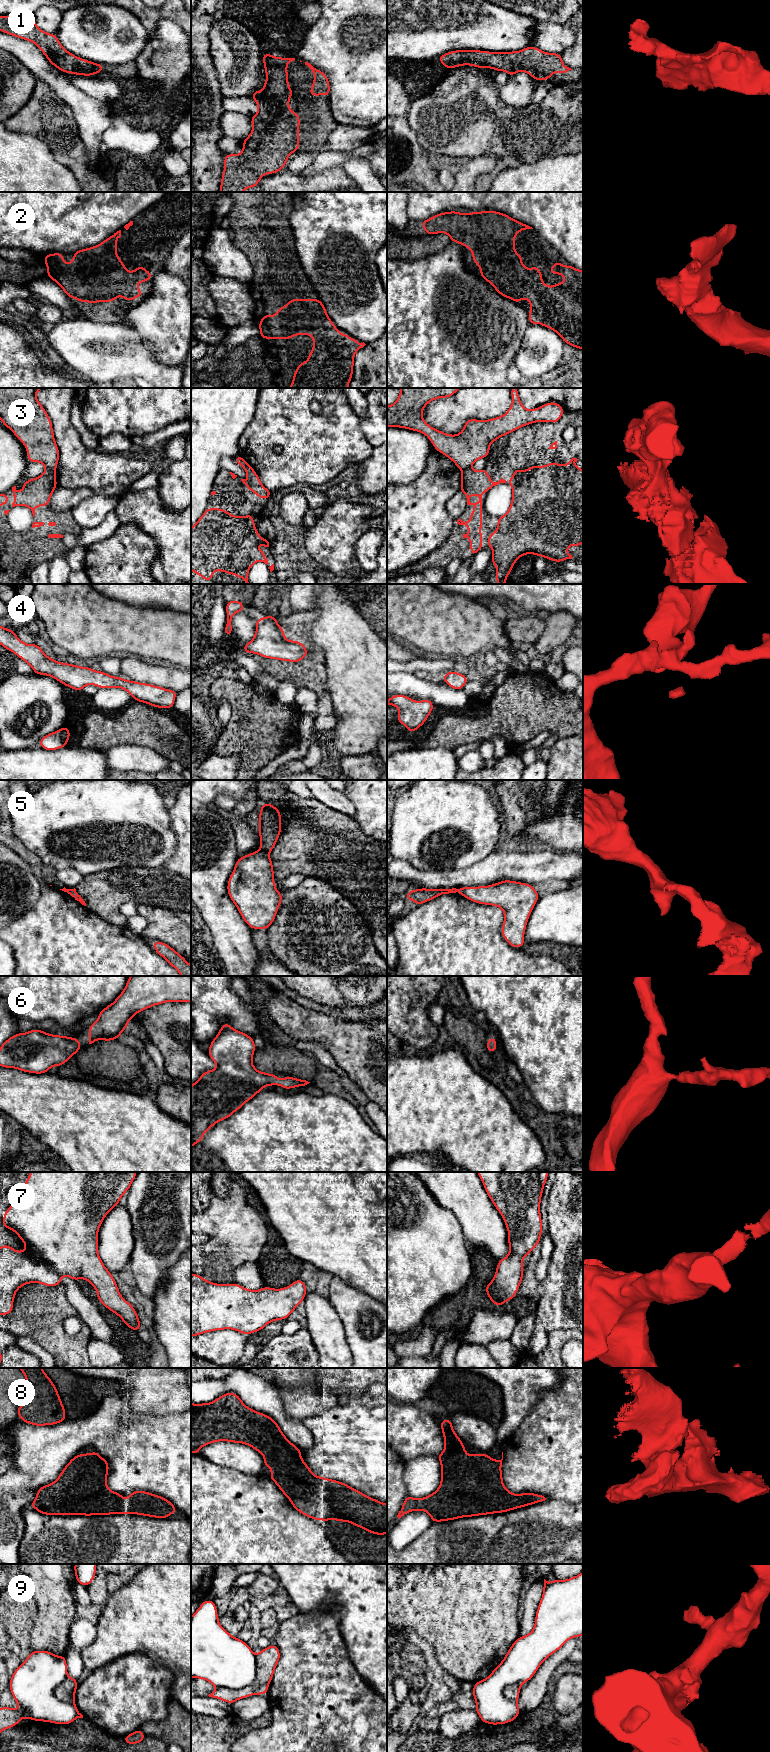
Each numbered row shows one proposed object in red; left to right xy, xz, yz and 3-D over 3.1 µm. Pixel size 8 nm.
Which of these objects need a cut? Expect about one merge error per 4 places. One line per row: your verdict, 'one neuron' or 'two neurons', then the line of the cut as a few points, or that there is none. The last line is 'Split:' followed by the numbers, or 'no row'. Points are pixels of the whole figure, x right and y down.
1: one neuron | no cut
2: one neuron | no cut
3: two neurons | xy (54, 469), (46, 471)
4: one neuron | no cut
5: two neurons | xz (261, 849), (267, 854)
6: one neuron | no cut
7: one neuron | no cut
8: one neuron | no cut
9: two neurons | xz (255, 1656), (256, 1679), (251, 1684), (239, 1689), (217, 1688)
Split: 3, 5, 9

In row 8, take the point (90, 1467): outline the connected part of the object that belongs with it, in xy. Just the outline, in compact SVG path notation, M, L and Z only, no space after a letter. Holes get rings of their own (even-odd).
M97 1451L91 1454L75 1455L64 1469L59 1477L51 1484L44 1485L37 1490L36 1498L30 1503L30 1506L44 1515L111 1515L111 1514L137 1514L154 1518L170 1518L171 1513L178 1512L178 1509L166 1498L141 1490L133 1491L128 1499L124 1499L121 1493L111 1491L107 1486L107 1475L109 1472L108 1460L101 1457Z

